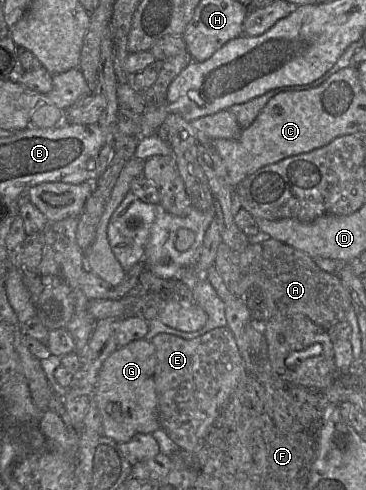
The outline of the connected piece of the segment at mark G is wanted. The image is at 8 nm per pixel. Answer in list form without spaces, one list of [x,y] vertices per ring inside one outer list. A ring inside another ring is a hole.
[[[139,339],[119,347],[104,362],[91,399],[102,416],[104,436],[116,443],[160,429],[159,403],[155,389],[156,348],[151,340]]]

